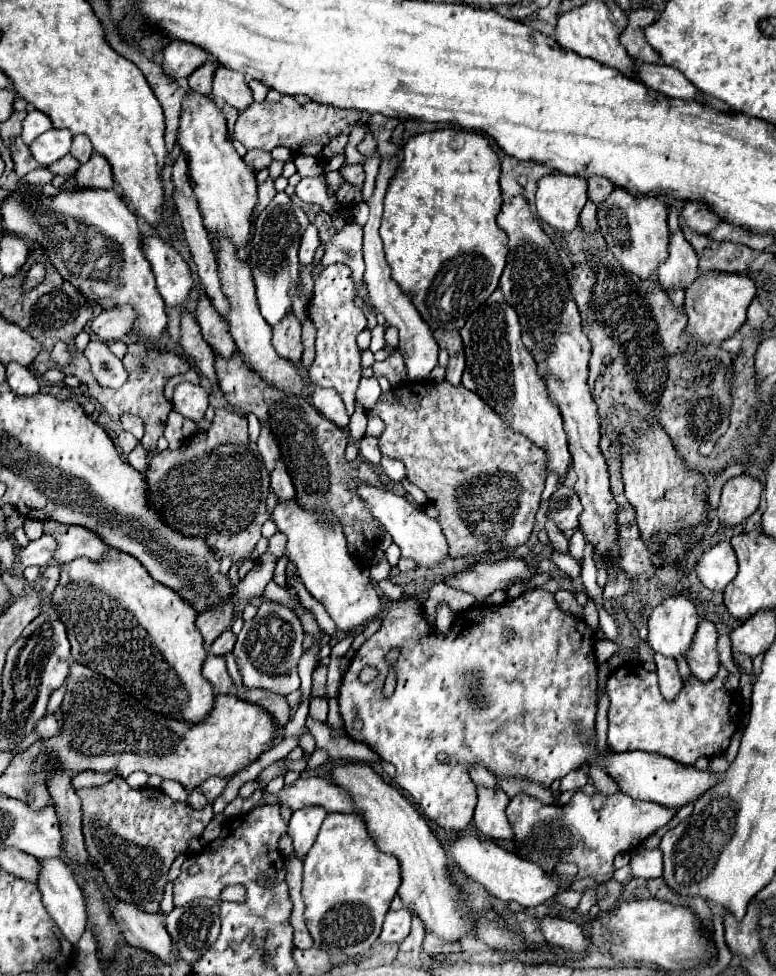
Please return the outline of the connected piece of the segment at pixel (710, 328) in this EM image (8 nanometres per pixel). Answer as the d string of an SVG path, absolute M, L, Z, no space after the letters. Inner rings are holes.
M704 272L700 274L690 288L686 288L684 312L688 316L688 332L704 344L722 342L730 338L744 322L746 308L756 294L756 286L748 276L726 274L726 272Z

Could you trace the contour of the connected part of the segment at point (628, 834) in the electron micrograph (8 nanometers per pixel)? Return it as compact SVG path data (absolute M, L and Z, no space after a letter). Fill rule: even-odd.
M576 792L566 806L548 806L528 794L516 794L510 800L506 814L514 830L516 854L520 858L540 864L546 872L552 872L558 862L572 862L578 866L578 880L594 876L600 884L612 878L616 854L636 850L648 836L668 824L676 810L656 802L634 800L622 792L610 796L600 792L586 796Z

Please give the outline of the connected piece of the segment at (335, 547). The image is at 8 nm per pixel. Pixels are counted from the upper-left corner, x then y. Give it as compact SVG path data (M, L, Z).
M292 500L290 504L276 504L272 520L276 522L278 530L288 536L286 556L296 564L300 582L320 604L324 604L338 630L352 632L380 616L380 596L370 582L368 570L360 568L348 556L346 538L342 536L342 530L338 528L338 524L334 524L334 520L328 522L322 520L316 512L302 510L296 500Z

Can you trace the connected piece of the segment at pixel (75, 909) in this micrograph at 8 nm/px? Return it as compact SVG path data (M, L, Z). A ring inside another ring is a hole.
M44 858L44 860L38 860L38 864L40 864L40 870L38 870L36 884L40 888L44 908L52 916L52 920L58 924L66 940L70 944L76 944L80 934L86 928L86 904L82 902L82 890L74 882L74 874L62 858Z

